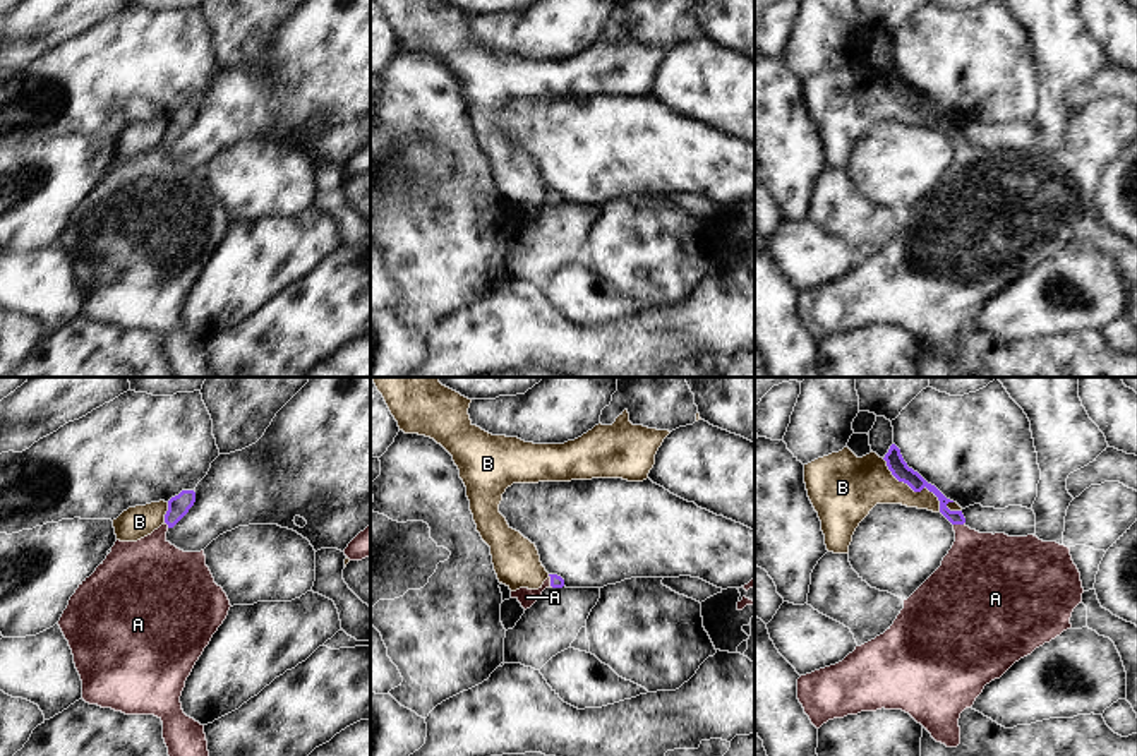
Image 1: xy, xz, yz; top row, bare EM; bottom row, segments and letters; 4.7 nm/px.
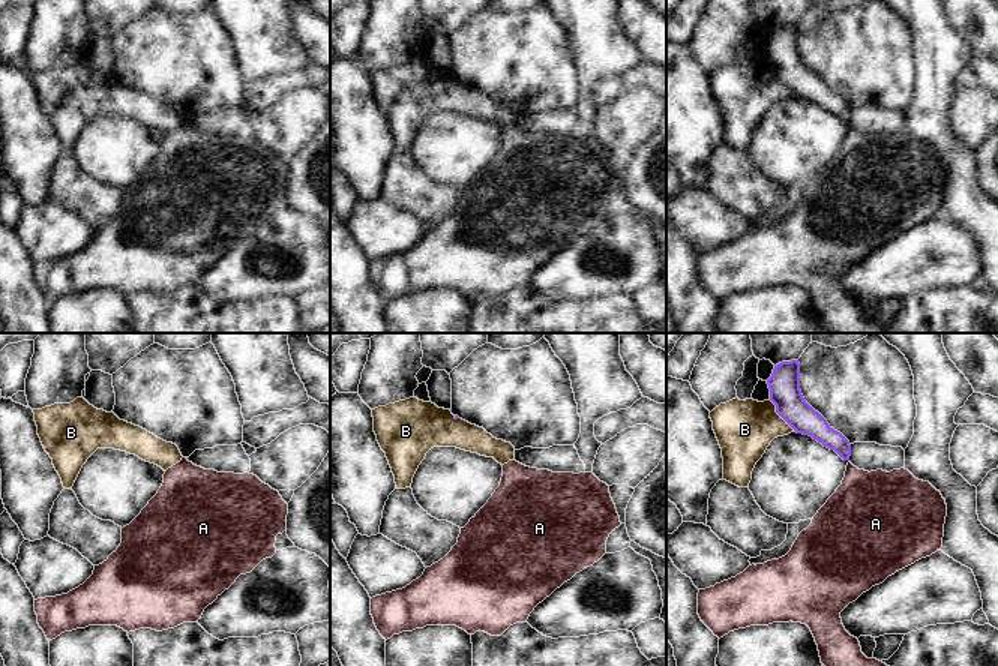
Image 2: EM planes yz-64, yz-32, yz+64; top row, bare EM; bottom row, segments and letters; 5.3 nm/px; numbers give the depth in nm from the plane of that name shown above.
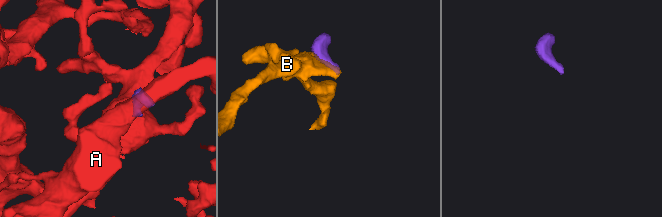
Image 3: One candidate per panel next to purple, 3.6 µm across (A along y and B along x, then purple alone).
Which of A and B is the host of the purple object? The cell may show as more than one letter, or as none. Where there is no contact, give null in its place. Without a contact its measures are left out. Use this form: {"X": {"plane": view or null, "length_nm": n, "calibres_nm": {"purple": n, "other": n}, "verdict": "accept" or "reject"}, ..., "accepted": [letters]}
{"A": {"plane": "yz", "length_nm": 60, "calibres_nm": {"purple": 60, "other": 360}, "verdict": "accept"}, "B": {"plane": "yz", "length_nm": 380, "calibres_nm": {"purple": 90, "other": 240}, "verdict": "reject"}, "accepted": ["A"]}

